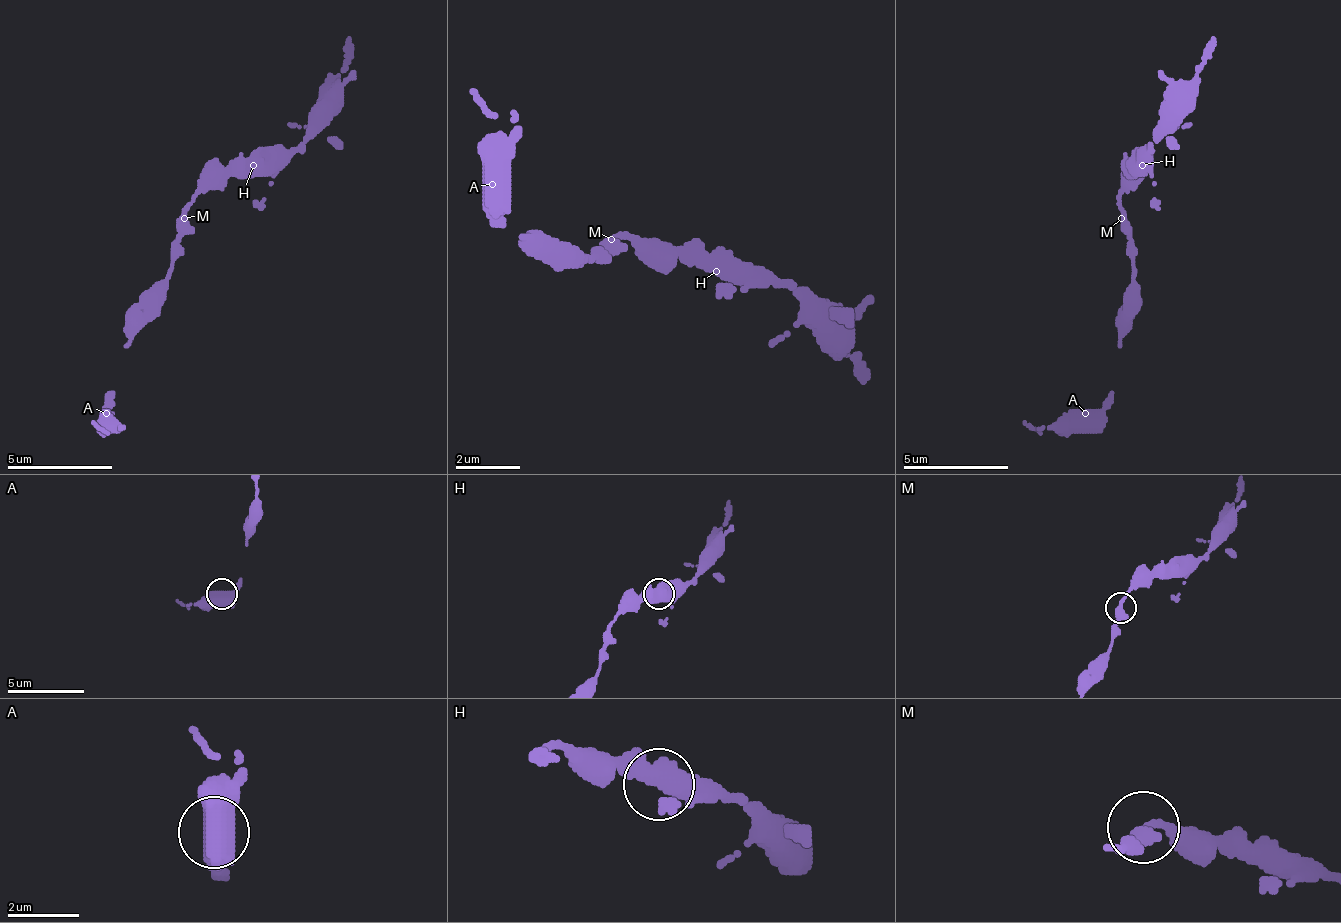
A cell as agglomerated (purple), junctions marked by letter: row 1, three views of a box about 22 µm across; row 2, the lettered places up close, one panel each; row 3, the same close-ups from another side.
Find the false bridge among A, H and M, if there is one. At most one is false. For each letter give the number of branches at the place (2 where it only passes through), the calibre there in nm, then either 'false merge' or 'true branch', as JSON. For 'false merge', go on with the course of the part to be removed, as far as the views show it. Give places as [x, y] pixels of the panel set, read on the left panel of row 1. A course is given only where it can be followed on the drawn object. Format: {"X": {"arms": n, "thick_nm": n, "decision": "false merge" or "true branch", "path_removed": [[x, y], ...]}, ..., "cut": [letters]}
{"A": {"arms": 2, "thick_nm": 600, "decision": "false merge", "path_removed": [[104, 414], [104, 430], [94, 419]]}, "H": {"arms": 2, "thick_nm": 500, "decision": "true branch"}, "M": {"arms": 2, "thick_nm": 340, "decision": "true branch"}, "cut": ["A"]}

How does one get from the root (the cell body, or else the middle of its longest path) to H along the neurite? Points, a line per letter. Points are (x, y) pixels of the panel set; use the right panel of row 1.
H: (1126, 223), (1121, 213), (1121, 191), (1142, 165)

